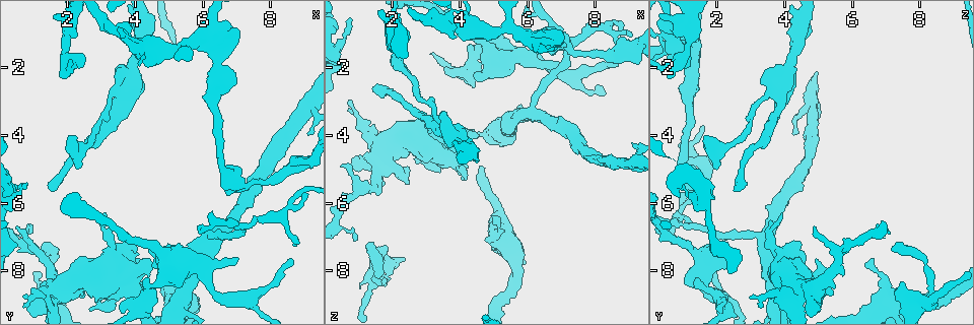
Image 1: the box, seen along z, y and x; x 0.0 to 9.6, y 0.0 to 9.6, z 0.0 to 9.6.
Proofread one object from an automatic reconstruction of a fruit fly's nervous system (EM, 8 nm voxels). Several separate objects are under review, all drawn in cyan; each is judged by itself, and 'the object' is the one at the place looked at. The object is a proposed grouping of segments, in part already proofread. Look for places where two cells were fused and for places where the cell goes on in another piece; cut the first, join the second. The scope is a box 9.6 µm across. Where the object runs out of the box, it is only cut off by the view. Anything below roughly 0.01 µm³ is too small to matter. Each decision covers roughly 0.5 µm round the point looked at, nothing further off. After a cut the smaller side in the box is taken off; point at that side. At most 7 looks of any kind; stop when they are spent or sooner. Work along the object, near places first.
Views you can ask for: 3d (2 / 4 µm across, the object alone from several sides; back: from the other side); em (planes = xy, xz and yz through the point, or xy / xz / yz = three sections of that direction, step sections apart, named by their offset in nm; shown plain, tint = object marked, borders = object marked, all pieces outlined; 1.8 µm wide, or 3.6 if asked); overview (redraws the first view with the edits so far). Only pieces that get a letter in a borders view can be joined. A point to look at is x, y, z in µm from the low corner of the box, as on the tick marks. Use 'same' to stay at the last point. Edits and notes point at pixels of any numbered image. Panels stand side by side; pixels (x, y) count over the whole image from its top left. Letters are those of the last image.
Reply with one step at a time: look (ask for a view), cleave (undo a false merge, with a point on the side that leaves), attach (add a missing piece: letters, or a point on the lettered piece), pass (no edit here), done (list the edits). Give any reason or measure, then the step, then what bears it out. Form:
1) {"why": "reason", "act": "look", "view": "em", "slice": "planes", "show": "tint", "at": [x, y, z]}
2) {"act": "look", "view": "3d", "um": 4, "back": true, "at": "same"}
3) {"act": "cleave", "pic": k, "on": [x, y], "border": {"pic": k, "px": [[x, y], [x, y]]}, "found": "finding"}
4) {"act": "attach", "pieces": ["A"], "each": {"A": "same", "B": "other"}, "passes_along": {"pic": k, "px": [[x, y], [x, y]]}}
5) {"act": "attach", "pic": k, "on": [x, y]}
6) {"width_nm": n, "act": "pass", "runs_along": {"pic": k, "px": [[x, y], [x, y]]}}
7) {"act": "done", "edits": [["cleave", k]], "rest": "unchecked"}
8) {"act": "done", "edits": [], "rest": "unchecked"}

{"why": "end of a long branch", "act": "look", "view": "3d", "um": 2, "back": true, "at": [1.55, 5.70, 2.50]}

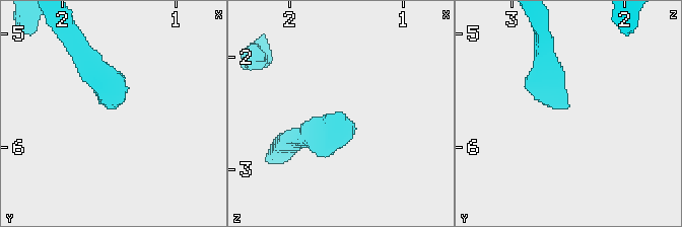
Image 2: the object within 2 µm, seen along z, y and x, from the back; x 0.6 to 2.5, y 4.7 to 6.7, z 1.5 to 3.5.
{"act": "look", "view": "em", "um": 3.6, "slice": "xz", "step": 8, "show": "tint", "at": [1.52, 5.64, 2.52]}

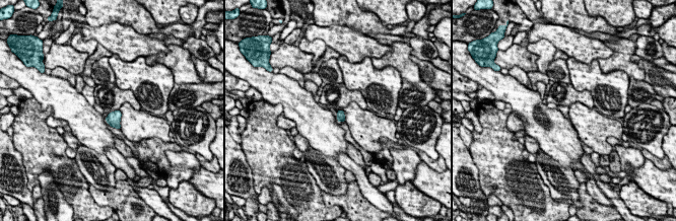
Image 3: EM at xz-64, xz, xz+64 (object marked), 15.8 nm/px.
{"why": "cut it another way", "act": "look", "view": "em", "um": 3.6, "slice": "planes", "show": "borders", "at": "same"}

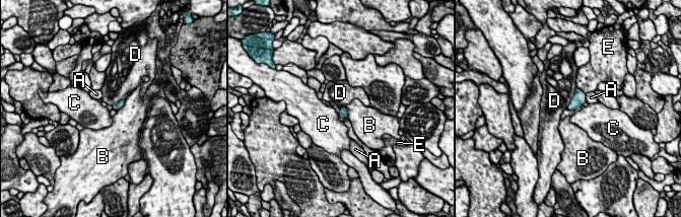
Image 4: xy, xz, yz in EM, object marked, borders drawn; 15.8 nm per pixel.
{"act": "pass", "each": {"A": "other", "B": "other", "C": "other", "D": "other", "E": "other"}, "found": "no lettered piece goes on from it"}

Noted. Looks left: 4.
{"why": "small branch off a trunk", "act": "look", "view": "em", "slice": "xy", "step": 4, "show": "borders", "at": [3.65, 1.05, 0.70]}

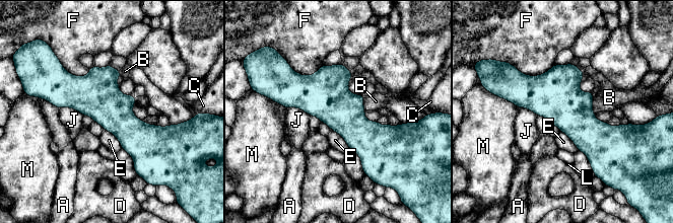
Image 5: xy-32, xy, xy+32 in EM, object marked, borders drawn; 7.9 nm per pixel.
{"act": "look", "view": "em", "slice": "planes", "show": "borders", "at": "same"}

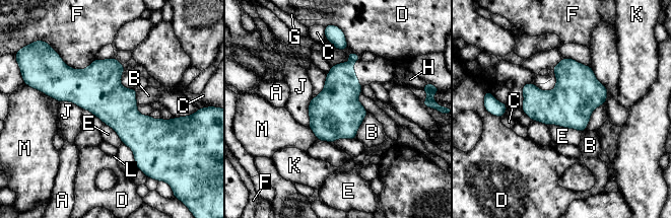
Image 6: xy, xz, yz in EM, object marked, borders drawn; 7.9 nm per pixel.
{"longest_contact_nm": ["E", 280], "act": "pass", "each": {"A": "other", "B": "other", "C": "other", "D": "other", "E": "other", "F": "other", "G": "other", "H": "other", "J": "other", "K": "other", "L": "other", "M": "other"}, "border": {"pic": 6, "px": [[547, 125], [574, 128], [582, 132]]}, "found": "all the same cell"}

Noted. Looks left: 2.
{"why": "long arm stops here", "act": "look", "view": "em", "slice": "planes", "show": "borders", "at": [1.20, 7.40, 7.20]}

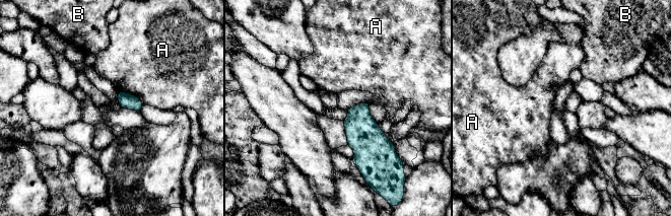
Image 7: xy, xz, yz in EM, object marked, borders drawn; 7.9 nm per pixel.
{"longest_contact_nm": ["A", 240], "act": "pass", "each": {"A": "other", "B": "other"}, "found": "no lettered piece goes on from it"}

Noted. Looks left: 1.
{"act": "done", "edits": [], "rest": "unchecked"}

